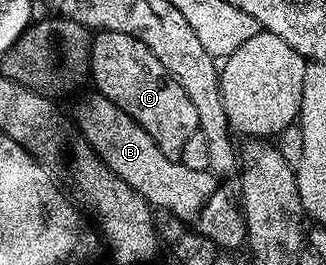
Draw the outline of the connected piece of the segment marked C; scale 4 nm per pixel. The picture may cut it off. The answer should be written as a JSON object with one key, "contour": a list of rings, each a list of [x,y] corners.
{"contour":[[[119,31],[98,32],[89,47],[89,72],[91,81],[97,84],[94,85],[96,92],[127,111],[127,115],[131,115],[131,119],[155,139],[159,151],[163,151],[167,159],[181,159],[187,139],[199,131],[195,106],[191,99],[187,99],[187,91],[179,87],[177,80],[165,70],[159,59],[155,59],[155,55],[151,55],[142,41]]]}

